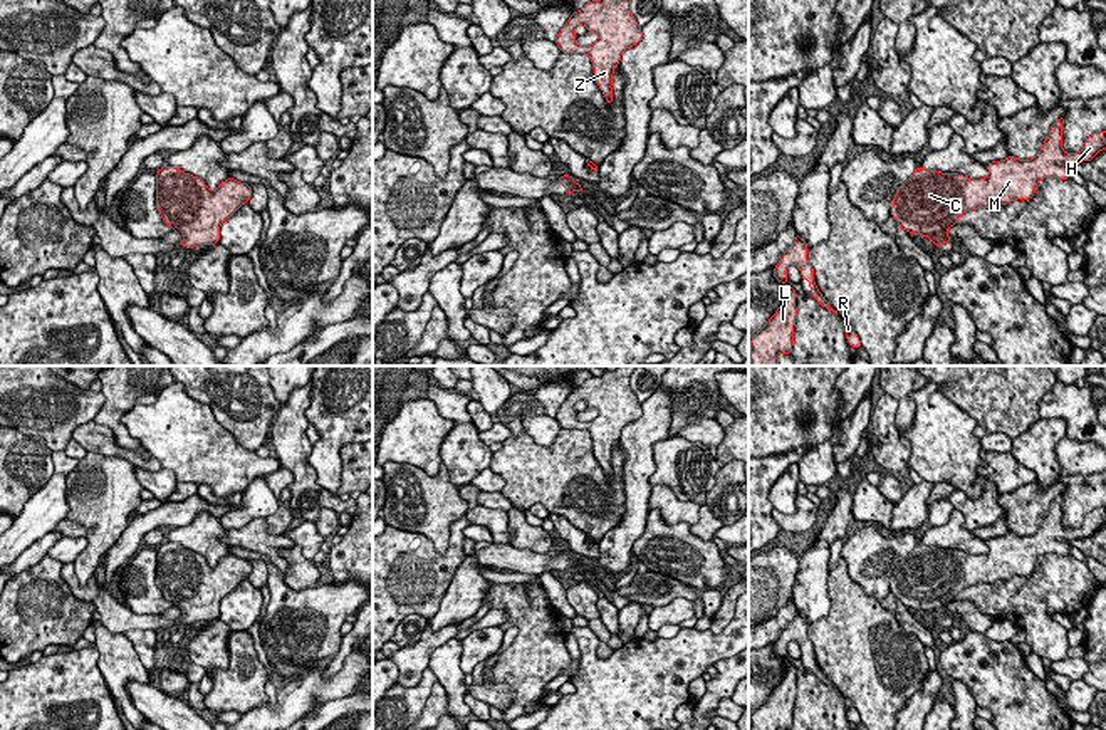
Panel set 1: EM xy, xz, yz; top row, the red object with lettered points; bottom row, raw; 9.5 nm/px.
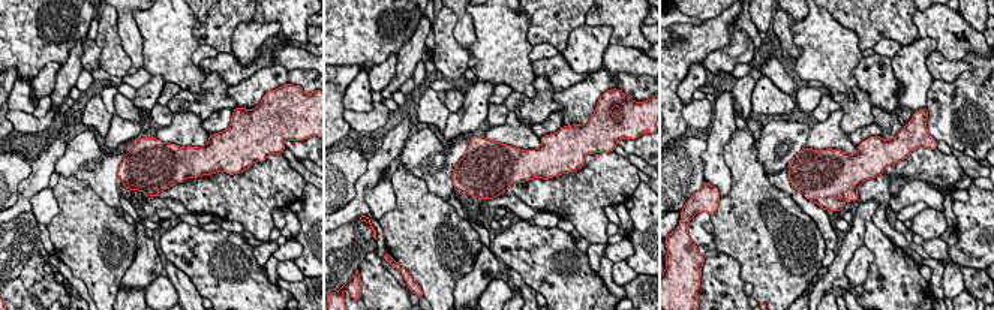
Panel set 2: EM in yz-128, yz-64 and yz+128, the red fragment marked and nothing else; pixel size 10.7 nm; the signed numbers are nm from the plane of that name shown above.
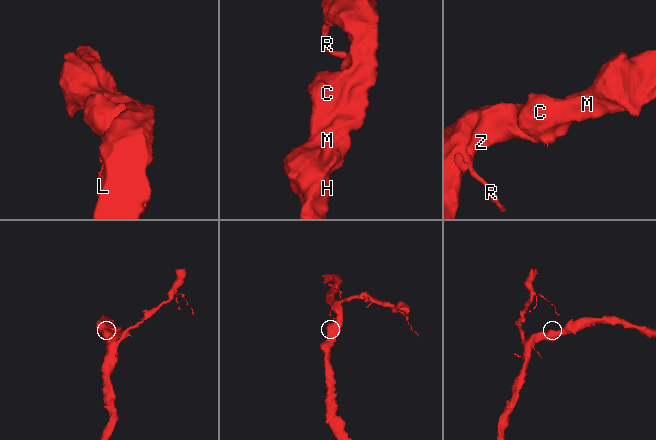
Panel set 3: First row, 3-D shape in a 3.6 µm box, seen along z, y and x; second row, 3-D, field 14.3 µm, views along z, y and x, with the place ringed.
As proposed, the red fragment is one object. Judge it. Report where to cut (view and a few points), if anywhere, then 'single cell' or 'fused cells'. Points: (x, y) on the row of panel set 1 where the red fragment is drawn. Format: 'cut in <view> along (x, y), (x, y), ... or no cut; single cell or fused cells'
no cut; single cell

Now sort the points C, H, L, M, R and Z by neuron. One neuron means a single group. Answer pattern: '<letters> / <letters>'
C H L M R Z

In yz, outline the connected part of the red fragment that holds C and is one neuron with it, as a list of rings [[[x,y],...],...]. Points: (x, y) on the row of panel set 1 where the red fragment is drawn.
[[[1061,117],[1051,126],[1041,151],[1030,159],[1009,156],[987,166],[989,176],[972,180],[958,173],[942,173],[916,166],[891,200],[891,216],[908,233],[928,237],[935,247],[952,243],[947,230],[977,208],[1030,200],[1042,178],[1069,180],[1074,163],[1091,161],[1106,149],[1106,131],[1091,134],[1079,153],[1062,149]]]

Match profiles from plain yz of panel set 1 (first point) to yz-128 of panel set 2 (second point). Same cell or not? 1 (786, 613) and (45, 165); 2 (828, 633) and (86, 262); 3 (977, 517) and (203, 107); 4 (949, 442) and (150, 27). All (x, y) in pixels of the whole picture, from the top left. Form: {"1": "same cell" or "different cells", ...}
{"1": "same cell", "2": "same cell", "3": "same cell", "4": "same cell"}

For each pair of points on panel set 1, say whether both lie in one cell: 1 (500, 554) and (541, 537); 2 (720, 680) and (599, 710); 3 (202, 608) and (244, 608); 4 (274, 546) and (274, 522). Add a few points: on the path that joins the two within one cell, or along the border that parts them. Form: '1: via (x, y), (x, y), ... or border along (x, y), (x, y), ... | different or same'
1: border along (511, 544), (521, 549), (552, 554) | different
2: border along (730, 656), (720, 658), (714, 665) | different
3: border along (245, 578), (220, 601), (220, 615), (217, 618) | different
4: border along (264, 519), (269, 532), (282, 534) | different

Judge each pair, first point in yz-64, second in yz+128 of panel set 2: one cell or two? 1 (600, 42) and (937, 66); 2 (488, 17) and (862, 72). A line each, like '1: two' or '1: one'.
1: two
2: two

